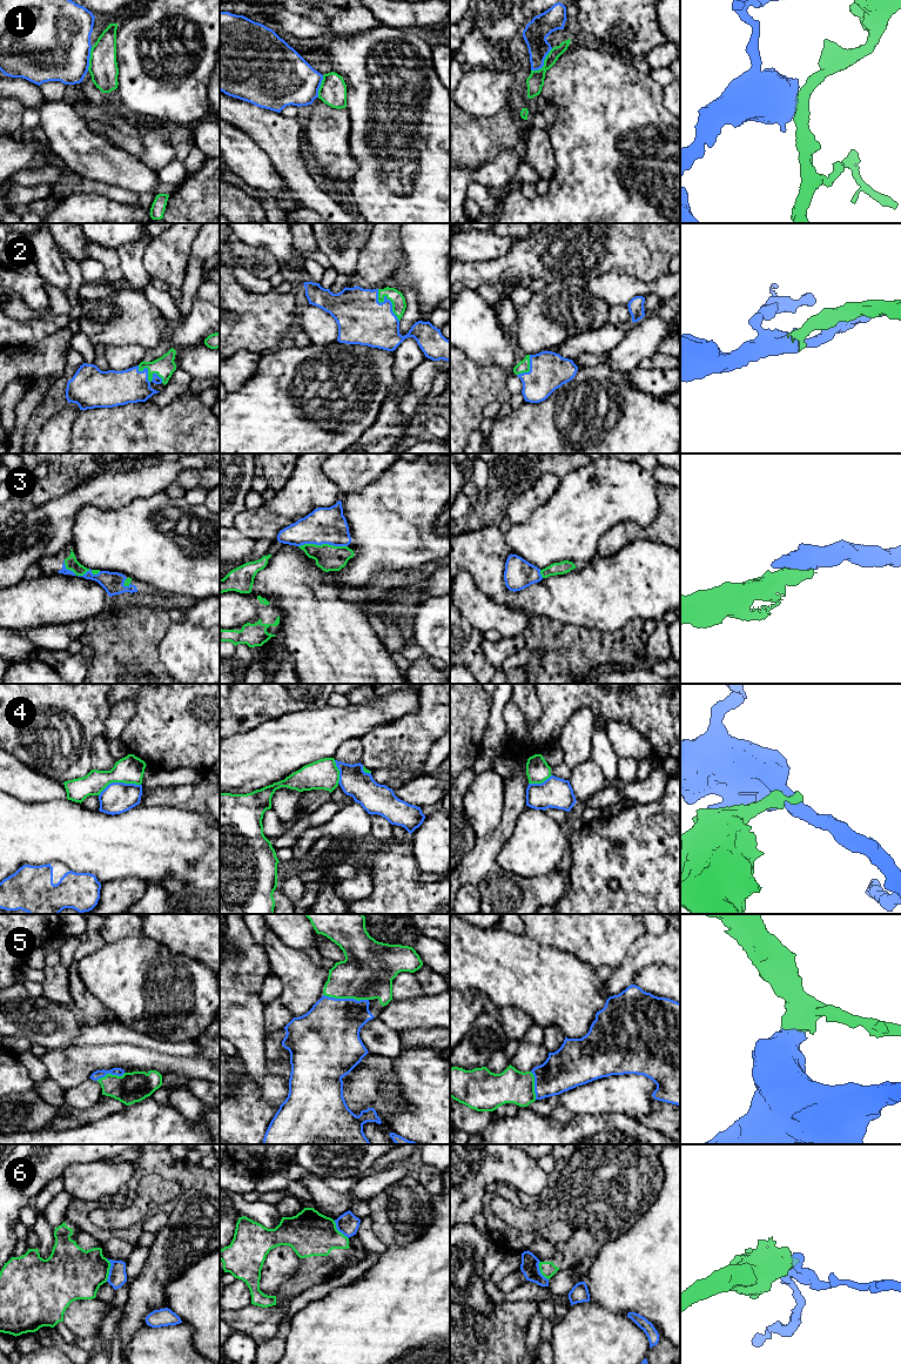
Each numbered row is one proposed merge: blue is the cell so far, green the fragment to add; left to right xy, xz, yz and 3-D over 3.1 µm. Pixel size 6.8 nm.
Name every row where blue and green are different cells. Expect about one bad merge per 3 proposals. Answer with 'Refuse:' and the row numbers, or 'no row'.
Refuse: 1, 4, 6

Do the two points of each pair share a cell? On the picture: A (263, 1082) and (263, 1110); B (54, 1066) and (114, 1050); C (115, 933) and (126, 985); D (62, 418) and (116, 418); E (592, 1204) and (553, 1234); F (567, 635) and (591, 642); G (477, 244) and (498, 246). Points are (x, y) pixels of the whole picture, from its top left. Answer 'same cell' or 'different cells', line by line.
A: different cells
B: same cell
C: different cells
D: different cells
E: different cells
F: same cell
G: same cell

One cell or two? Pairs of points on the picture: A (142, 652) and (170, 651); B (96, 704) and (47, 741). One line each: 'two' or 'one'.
A: two
B: one

